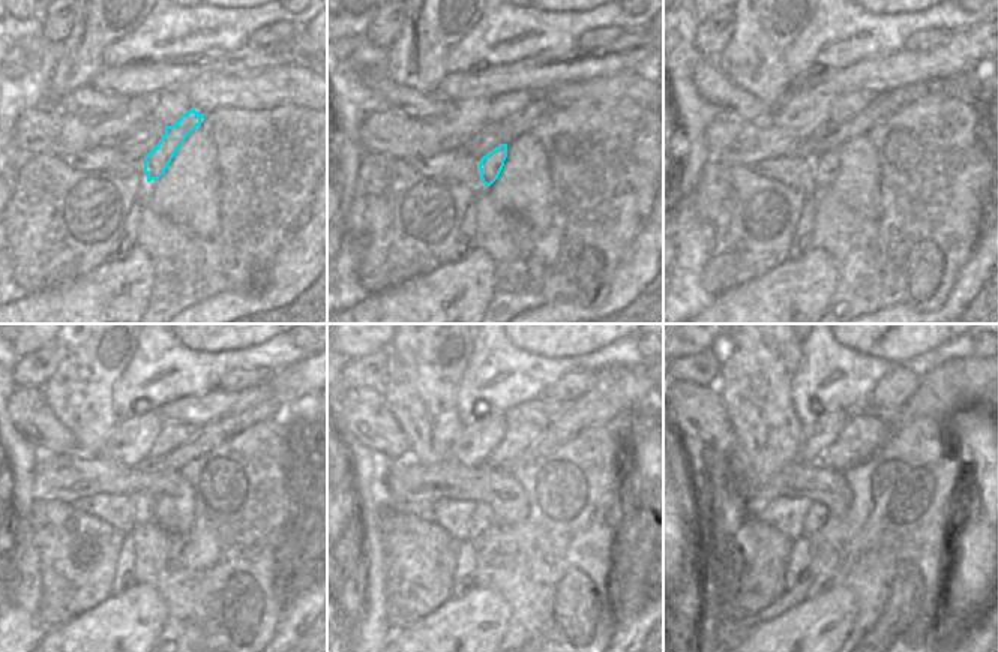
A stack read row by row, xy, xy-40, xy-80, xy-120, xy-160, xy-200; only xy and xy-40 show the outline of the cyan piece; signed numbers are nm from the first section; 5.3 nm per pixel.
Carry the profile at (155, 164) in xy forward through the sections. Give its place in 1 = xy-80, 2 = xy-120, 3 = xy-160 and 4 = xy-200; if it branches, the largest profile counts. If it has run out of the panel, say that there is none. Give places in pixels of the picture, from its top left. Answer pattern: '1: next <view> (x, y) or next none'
1: next xy-80 (826, 165)
2: next xy-120 (144, 513)
3: next xy-160 (482, 517)
4: next xy-200 (817, 516)

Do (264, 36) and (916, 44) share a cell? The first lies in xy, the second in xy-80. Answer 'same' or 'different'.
same

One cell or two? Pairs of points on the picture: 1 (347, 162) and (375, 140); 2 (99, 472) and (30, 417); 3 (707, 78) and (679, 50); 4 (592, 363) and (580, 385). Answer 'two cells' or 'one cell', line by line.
1: two cells
2: two cells
3: two cells
4: two cells

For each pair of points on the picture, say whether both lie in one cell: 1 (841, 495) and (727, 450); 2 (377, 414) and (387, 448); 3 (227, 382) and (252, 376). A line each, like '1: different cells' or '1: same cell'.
1: different cells
2: same cell
3: same cell

